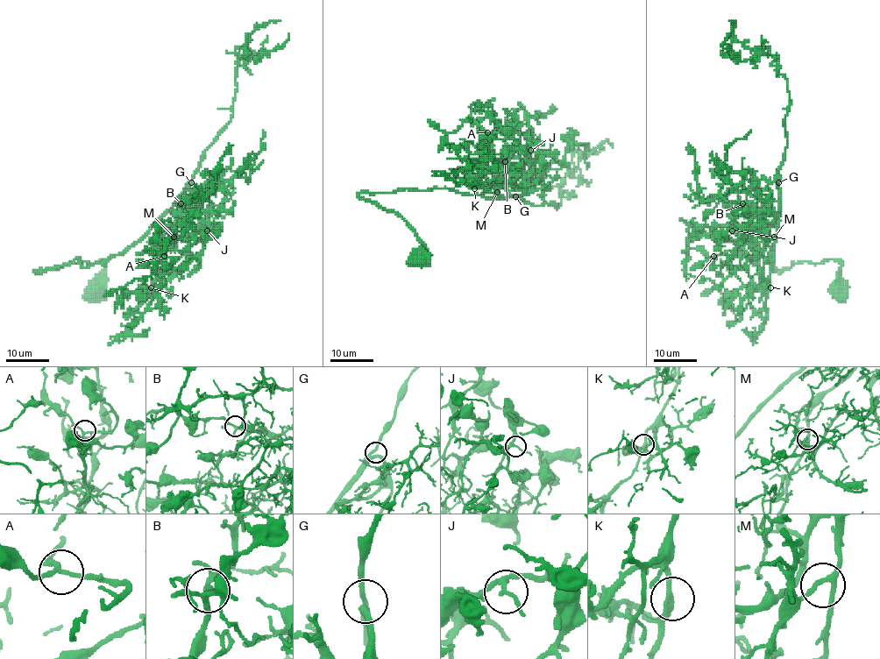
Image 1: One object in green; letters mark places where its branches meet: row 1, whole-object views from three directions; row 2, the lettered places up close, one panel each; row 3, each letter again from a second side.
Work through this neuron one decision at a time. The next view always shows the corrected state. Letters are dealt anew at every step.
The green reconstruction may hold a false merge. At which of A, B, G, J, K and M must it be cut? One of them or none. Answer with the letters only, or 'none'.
none

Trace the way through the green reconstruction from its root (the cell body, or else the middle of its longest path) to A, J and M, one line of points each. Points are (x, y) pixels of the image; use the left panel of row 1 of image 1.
A: (95, 289), (102, 259), (33, 270), (123, 254), (193, 184), (198, 201), (170, 227), (164, 256)
J: (95, 289), (102, 259), (33, 270), (123, 254), (190, 184), (198, 201), (173, 238), (186, 226), (207, 230)
M: (95, 289), (102, 259), (33, 270), (78, 258), (88, 267), (123, 254), (193, 184), (198, 201), (173, 237)

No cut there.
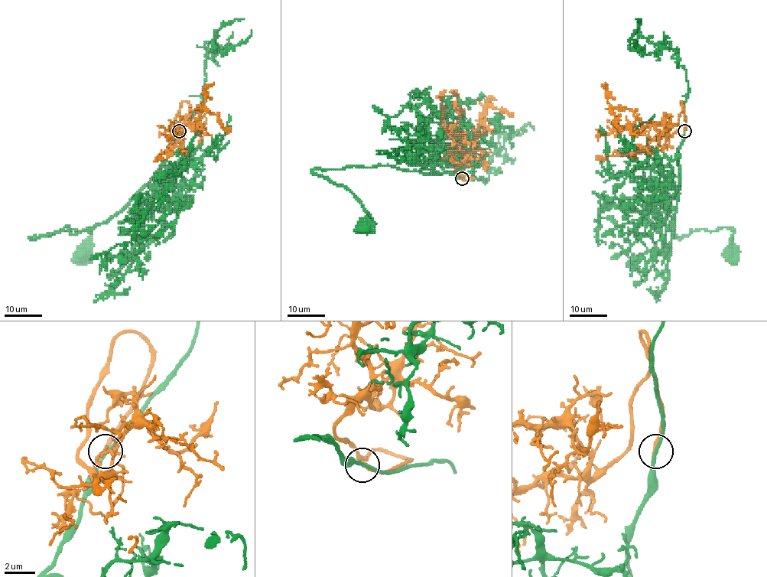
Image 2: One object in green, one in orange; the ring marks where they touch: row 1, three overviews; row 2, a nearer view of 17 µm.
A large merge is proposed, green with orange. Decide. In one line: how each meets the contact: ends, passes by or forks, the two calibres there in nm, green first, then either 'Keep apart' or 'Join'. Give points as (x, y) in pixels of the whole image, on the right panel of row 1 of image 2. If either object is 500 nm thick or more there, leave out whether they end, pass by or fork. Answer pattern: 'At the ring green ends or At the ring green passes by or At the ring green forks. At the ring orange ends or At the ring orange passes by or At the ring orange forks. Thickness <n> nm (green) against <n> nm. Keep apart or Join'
At the ring green passes by. At the ring orange ends. Thickness 220 nm (green) against 280 nm. Join

